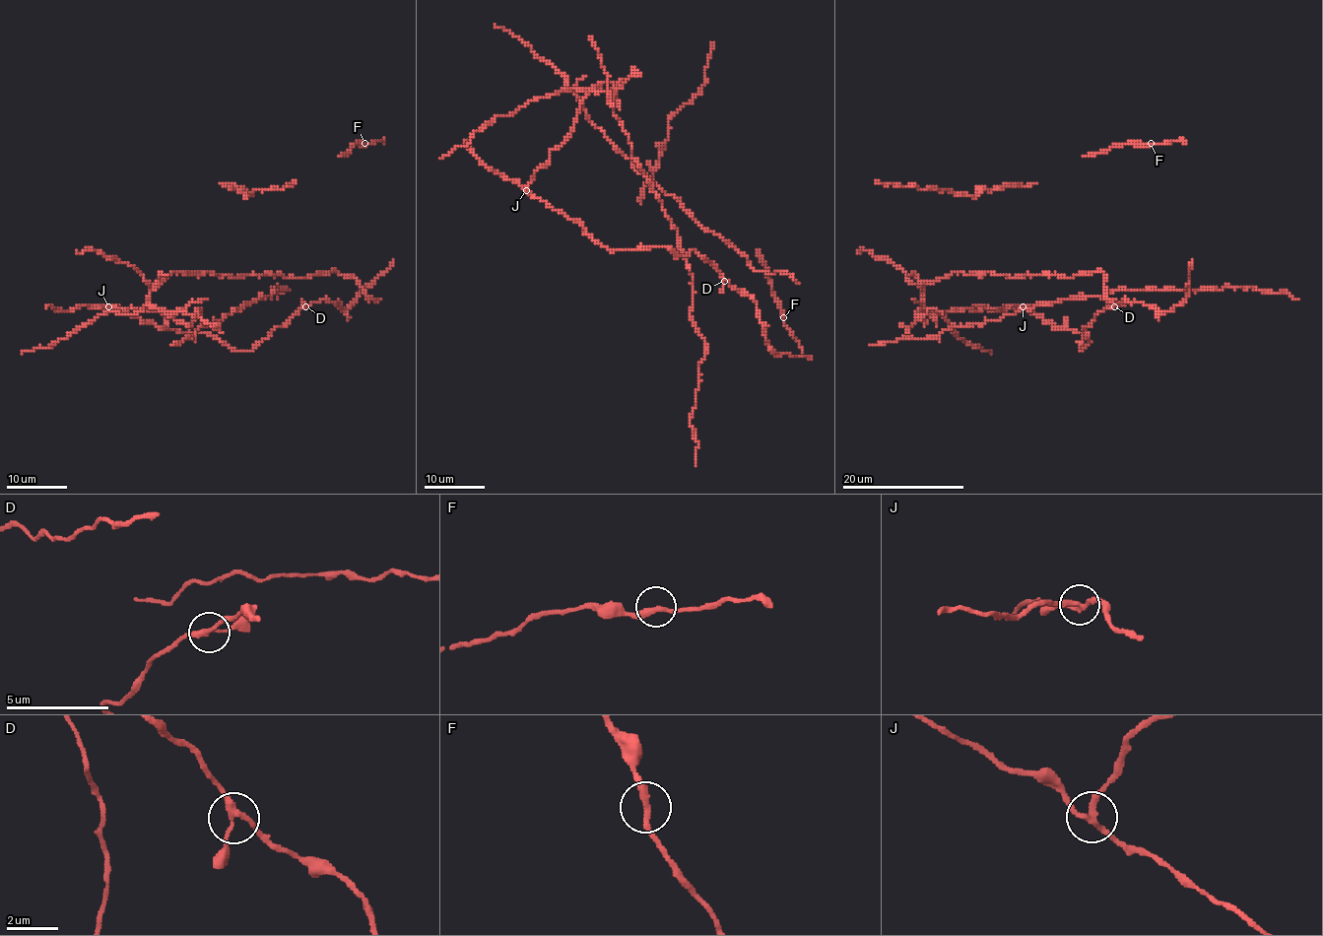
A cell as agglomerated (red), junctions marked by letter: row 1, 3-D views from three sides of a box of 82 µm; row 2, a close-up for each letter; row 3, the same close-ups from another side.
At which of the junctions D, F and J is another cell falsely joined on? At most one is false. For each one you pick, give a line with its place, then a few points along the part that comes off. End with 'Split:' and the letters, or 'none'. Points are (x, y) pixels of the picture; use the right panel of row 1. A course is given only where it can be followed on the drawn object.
J: (1023, 306) | (1023, 306), (926, 313), (922, 307), (928, 282), (953, 273), (1071, 279), (1100, 271), (1104, 296), (1115, 300)
Split: J

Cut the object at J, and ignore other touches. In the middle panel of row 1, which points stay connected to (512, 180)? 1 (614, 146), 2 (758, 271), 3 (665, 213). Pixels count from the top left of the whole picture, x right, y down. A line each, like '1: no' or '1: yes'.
1: no
2: no
3: yes

